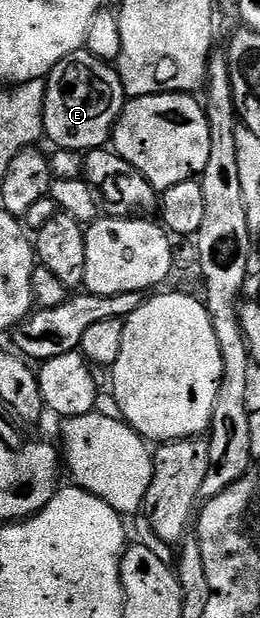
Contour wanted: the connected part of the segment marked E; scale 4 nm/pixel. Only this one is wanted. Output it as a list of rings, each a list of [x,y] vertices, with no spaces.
[[[81,51],[72,53],[58,67],[54,67],[46,78],[46,99],[44,100],[44,131],[47,140],[53,141],[53,146],[62,149],[102,149],[111,142],[112,126],[120,118],[124,110],[126,94],[120,74],[109,62],[99,61],[92,53]]]

